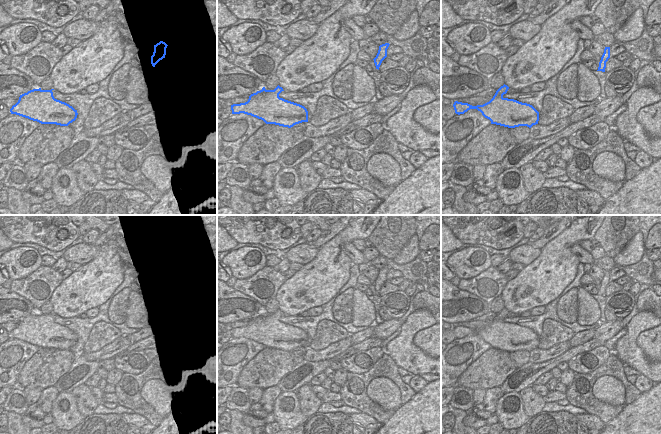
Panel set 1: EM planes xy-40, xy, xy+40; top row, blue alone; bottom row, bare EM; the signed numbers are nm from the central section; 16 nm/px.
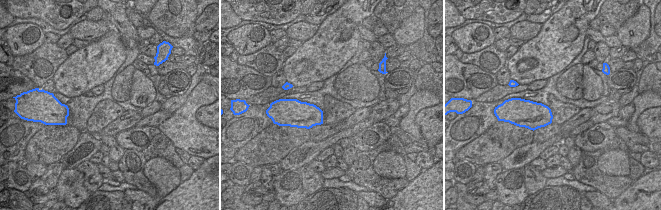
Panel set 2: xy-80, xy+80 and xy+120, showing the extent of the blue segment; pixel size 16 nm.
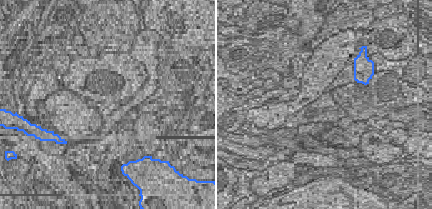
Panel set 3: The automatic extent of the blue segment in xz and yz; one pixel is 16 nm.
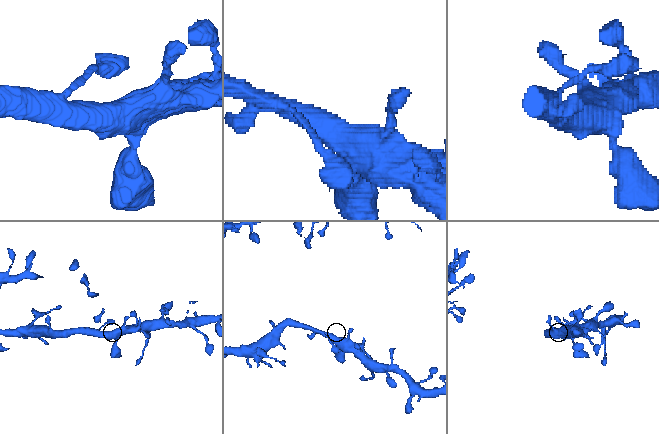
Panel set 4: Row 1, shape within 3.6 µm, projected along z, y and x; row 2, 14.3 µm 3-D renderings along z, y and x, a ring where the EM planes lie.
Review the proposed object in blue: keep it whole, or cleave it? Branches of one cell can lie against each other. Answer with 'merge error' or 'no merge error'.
no merge error

